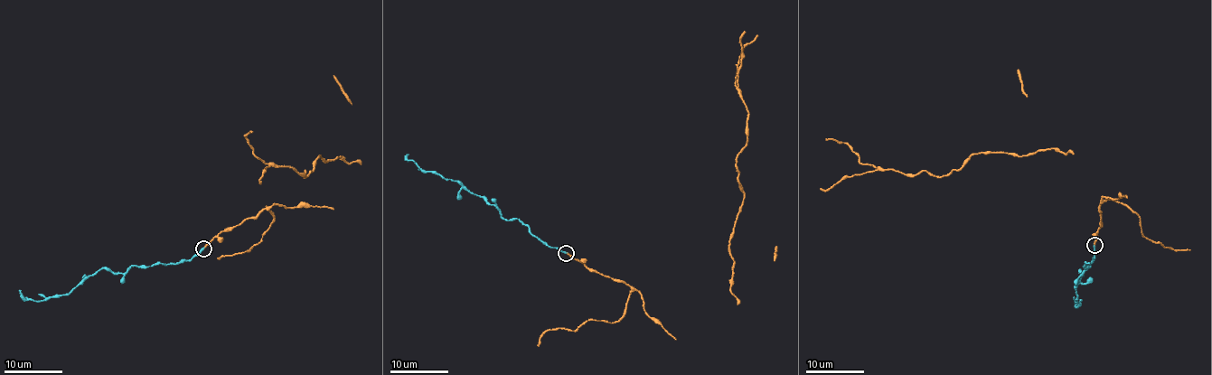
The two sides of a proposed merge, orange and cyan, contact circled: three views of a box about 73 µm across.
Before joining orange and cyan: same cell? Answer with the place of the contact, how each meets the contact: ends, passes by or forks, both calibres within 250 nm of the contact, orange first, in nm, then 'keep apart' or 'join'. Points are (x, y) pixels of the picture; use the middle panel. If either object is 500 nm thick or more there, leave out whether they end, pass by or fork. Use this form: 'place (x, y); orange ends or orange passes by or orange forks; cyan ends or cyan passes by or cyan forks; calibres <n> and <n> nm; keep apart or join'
place (566, 253); orange ends; cyan ends; calibres 180 and 240 nm; join

